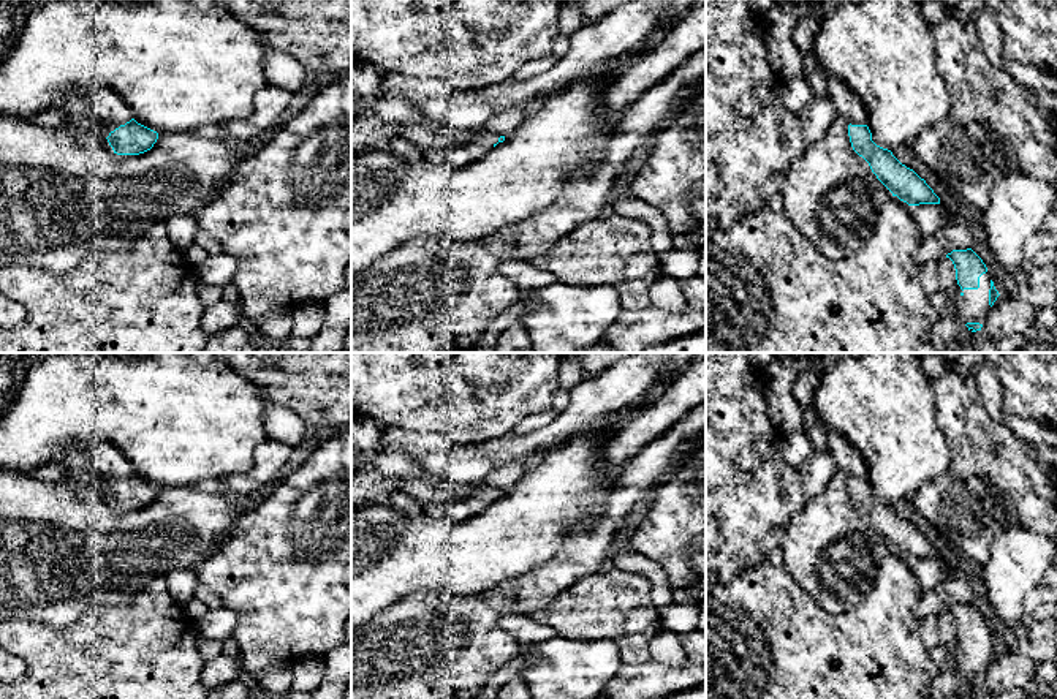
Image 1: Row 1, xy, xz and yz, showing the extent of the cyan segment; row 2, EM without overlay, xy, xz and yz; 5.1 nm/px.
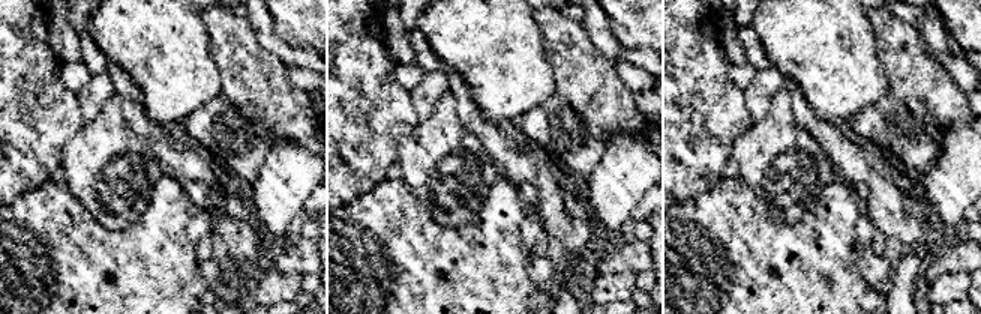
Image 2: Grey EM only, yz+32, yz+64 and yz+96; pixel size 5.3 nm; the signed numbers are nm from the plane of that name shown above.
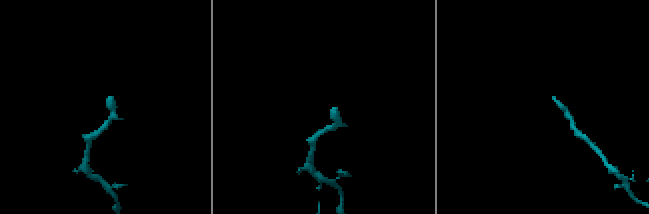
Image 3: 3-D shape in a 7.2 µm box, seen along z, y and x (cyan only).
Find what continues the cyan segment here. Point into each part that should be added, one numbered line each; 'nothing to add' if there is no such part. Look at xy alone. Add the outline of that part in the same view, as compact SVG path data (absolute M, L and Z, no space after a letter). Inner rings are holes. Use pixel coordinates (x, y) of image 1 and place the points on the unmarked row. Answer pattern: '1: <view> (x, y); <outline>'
1: xy (108, 465); M95 441L89 454L92 476L100 486L114 486L133 473L131 463L108 441Z

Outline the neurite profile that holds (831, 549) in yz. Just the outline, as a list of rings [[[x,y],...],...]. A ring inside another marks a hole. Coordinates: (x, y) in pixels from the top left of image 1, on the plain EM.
[[[837,470],[824,492],[793,514],[783,536],[783,563],[831,617],[866,599],[892,547],[850,497],[850,476]]]

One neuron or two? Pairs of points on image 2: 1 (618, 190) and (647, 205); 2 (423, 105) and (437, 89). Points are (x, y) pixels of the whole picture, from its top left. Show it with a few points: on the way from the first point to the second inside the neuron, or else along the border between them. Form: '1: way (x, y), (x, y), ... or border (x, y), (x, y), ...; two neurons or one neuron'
1: border (647, 191), (630, 217); two neurons
2: way (425, 101), (432, 93); one neuron

